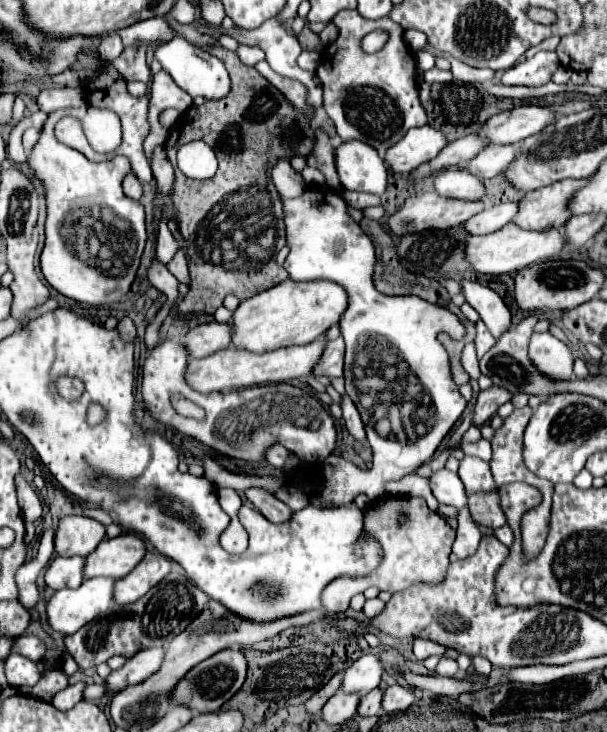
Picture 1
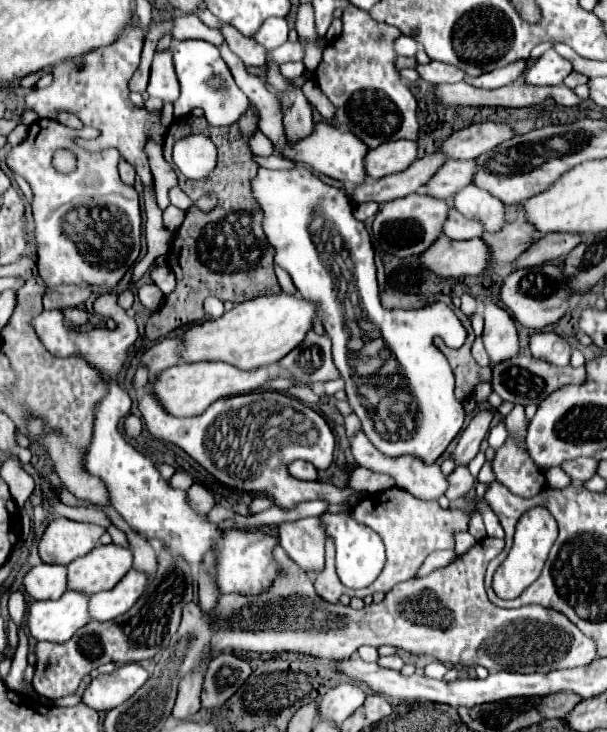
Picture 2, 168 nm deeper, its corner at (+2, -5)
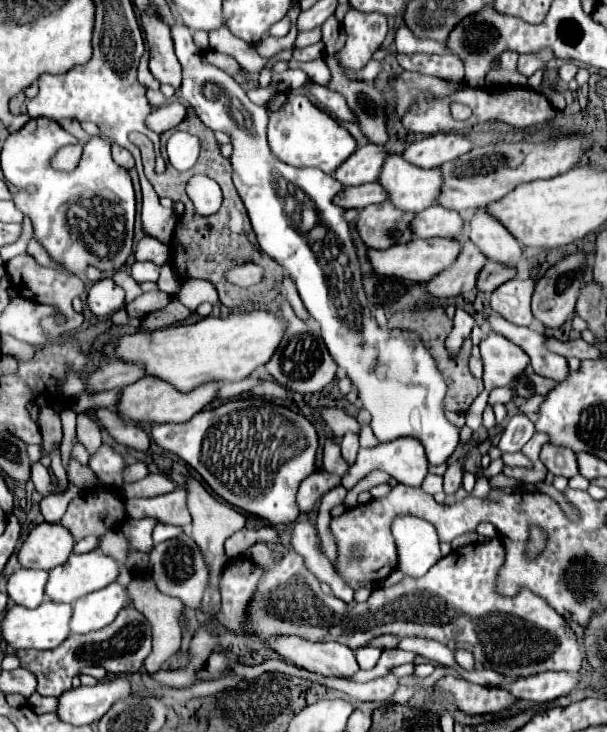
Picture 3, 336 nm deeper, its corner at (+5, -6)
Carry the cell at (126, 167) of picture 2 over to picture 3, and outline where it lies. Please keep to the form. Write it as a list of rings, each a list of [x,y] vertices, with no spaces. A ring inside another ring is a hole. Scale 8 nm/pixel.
[[[107,140],[107,142],[111,144],[113,160],[115,160],[119,166],[123,166],[123,168],[127,168],[127,170],[131,170],[131,168],[135,166],[135,160],[133,160],[131,152],[129,152],[129,150],[125,150],[125,148],[121,148],[119,144],[113,144],[113,140]]]

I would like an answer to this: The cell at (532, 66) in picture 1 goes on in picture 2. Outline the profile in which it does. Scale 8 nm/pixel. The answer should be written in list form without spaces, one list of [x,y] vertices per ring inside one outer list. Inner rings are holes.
[[[550,49],[526,67],[522,81],[528,85],[560,85],[570,71],[572,63]]]

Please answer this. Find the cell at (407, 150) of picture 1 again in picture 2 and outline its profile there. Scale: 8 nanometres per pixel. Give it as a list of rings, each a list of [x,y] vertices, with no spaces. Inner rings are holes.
[[[388,141],[376,149],[368,151],[366,173],[372,179],[382,179],[386,175],[394,175],[410,167],[418,159],[418,143],[416,141]]]

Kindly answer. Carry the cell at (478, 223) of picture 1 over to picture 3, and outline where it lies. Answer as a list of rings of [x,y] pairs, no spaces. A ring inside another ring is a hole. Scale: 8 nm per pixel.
[[[441,206],[425,208],[425,212],[421,214],[417,212],[413,216],[411,228],[415,232],[415,238],[433,238],[433,236],[453,238],[463,236],[465,232],[463,218],[455,210],[447,210]]]

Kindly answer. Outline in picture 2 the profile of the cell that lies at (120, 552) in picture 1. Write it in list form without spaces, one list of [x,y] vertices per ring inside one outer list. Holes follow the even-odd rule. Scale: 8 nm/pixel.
[[[98,545],[94,547],[94,551],[90,551],[84,557],[74,559],[68,565],[68,589],[76,589],[76,591],[86,591],[88,595],[100,593],[100,591],[108,591],[112,589],[128,571],[132,569],[132,551],[120,545]]]

